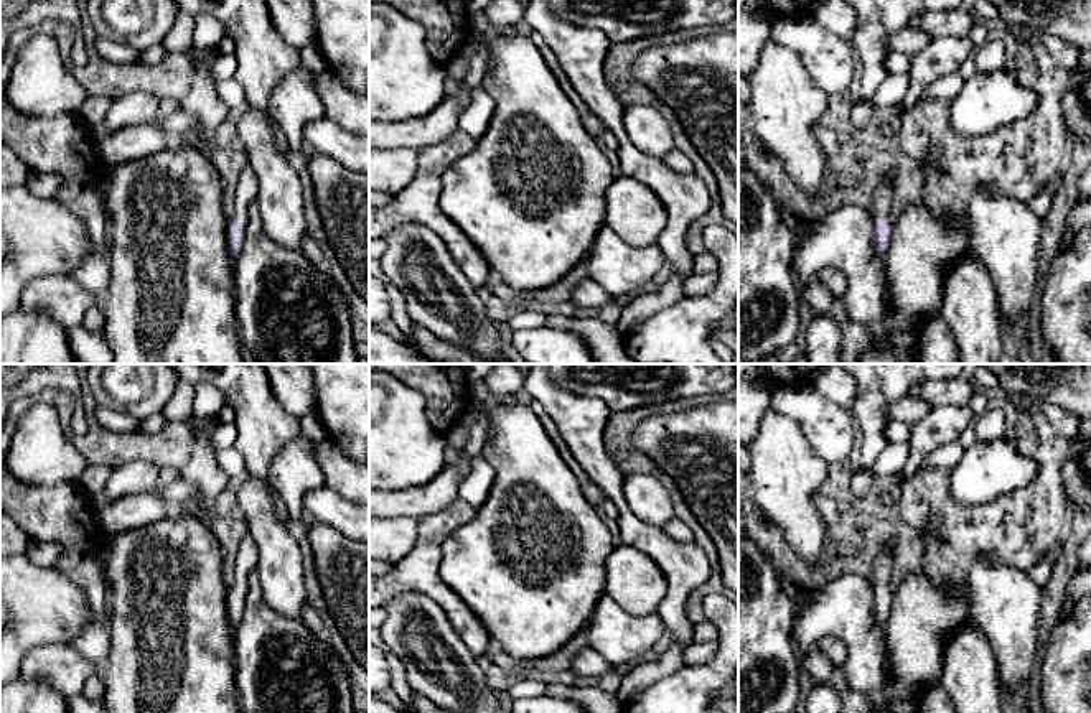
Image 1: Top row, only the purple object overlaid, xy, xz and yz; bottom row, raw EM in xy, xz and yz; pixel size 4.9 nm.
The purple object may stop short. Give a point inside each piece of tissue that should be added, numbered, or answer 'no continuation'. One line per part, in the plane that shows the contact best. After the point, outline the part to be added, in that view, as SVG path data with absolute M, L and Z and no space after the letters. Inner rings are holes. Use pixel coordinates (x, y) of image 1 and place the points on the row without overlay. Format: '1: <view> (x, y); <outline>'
1: yz (885, 562); M890 538L875 560L873 583L880 585L890 594L893 593L893 588L895 588L892 585L892 575L898 563L895 558L897 545L898 545L898 542L895 538Z

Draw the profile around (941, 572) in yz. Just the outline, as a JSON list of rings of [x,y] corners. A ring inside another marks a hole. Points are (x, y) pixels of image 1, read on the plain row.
[[[929,530],[921,534],[923,553],[920,558],[920,568],[926,578],[943,590],[969,590],[969,575],[956,562],[946,558],[941,552],[941,542],[931,537]]]

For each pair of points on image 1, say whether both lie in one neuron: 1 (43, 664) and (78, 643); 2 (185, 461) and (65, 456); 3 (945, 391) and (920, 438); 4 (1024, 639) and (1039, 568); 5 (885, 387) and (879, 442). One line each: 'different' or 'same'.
1: different
2: different
3: different
4: different
5: same

